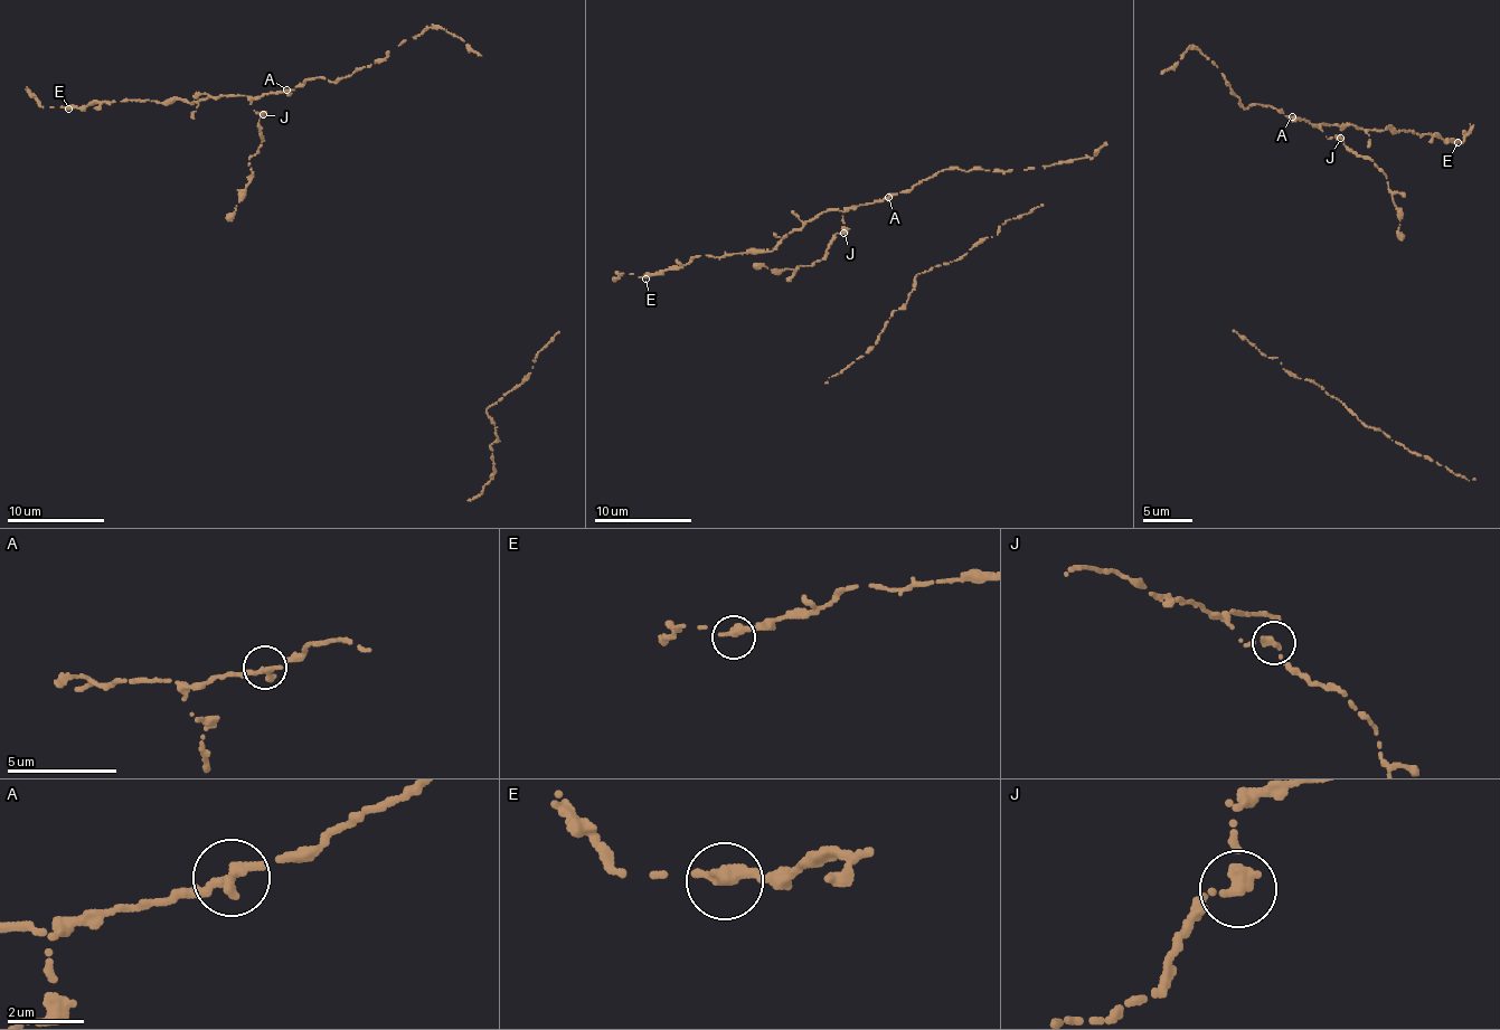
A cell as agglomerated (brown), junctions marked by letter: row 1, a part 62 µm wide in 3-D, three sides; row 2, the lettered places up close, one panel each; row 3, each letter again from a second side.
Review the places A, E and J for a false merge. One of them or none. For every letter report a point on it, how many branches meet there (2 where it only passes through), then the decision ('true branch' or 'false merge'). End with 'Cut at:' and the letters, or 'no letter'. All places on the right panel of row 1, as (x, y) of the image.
A: at (1292, 116); 2 branches meet; true branch
E: at (1458, 142); 2 branches meet; true branch
J: at (1340, 138); 2 branches meet; false merge
Cut at: J

